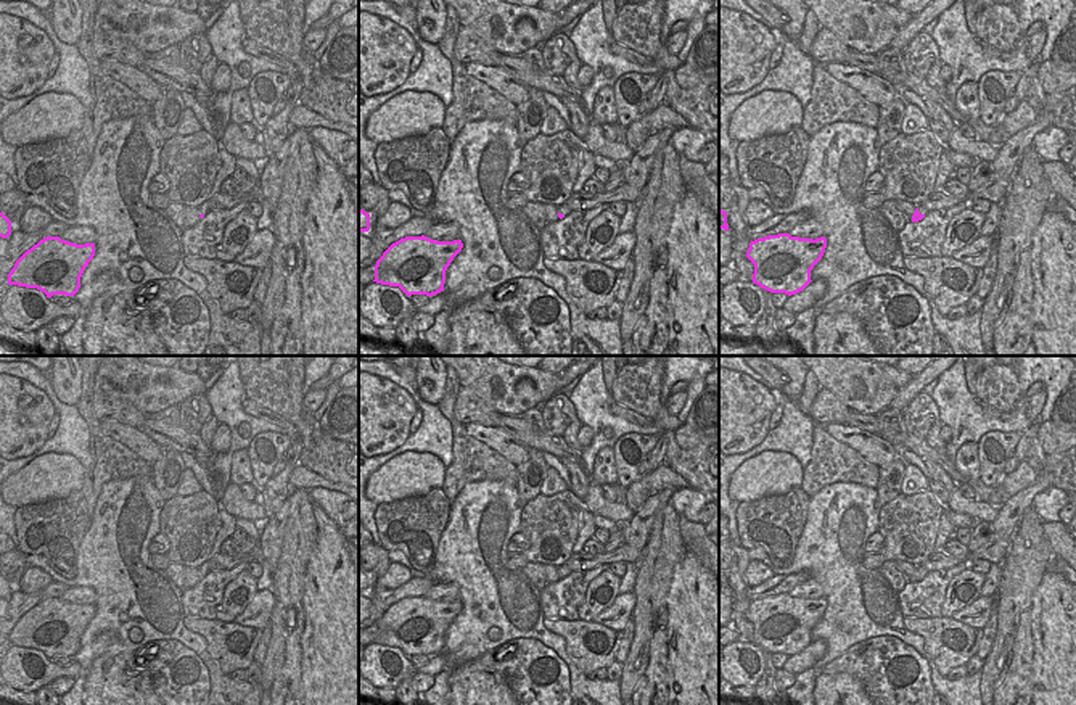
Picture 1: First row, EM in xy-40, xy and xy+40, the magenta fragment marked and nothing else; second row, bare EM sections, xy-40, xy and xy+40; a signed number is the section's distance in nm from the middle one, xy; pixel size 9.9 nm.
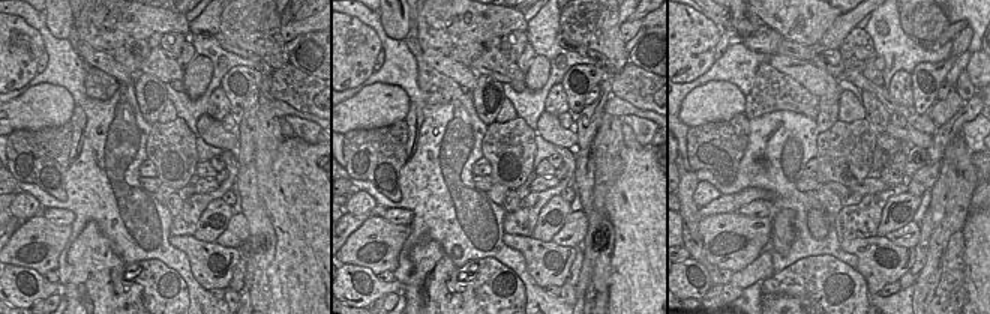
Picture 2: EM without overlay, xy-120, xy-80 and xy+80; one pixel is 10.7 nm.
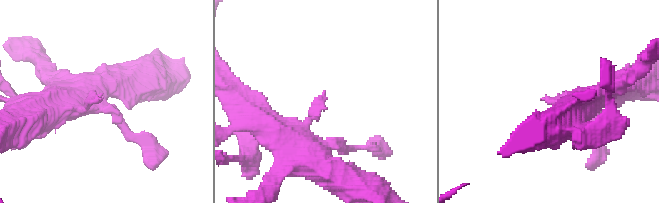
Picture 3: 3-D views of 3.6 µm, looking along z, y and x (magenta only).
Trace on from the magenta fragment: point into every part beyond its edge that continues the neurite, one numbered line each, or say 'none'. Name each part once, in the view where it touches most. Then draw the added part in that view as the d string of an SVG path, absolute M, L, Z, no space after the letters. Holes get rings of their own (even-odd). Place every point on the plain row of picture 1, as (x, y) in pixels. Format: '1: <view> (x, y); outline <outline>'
none

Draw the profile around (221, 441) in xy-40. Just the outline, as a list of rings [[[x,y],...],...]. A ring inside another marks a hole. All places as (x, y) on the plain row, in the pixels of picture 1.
[[[219,423],[211,443],[212,452],[214,454],[227,452],[230,449],[230,441],[232,441],[230,428],[224,423]]]

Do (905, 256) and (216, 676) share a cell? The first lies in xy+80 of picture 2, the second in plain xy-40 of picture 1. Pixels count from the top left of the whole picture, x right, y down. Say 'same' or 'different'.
different

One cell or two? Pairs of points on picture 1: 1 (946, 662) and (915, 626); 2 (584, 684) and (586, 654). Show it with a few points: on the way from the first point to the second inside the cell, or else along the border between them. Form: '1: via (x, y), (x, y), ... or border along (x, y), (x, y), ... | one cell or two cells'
1: via (946, 652), (925, 631) | one cell
2: border along (565, 643), (565, 652), (586, 676) | two cells

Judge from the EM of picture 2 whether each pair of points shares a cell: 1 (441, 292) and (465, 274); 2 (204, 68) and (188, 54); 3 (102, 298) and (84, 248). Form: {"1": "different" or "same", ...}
{"1": "different", "2": "different", "3": "same"}

